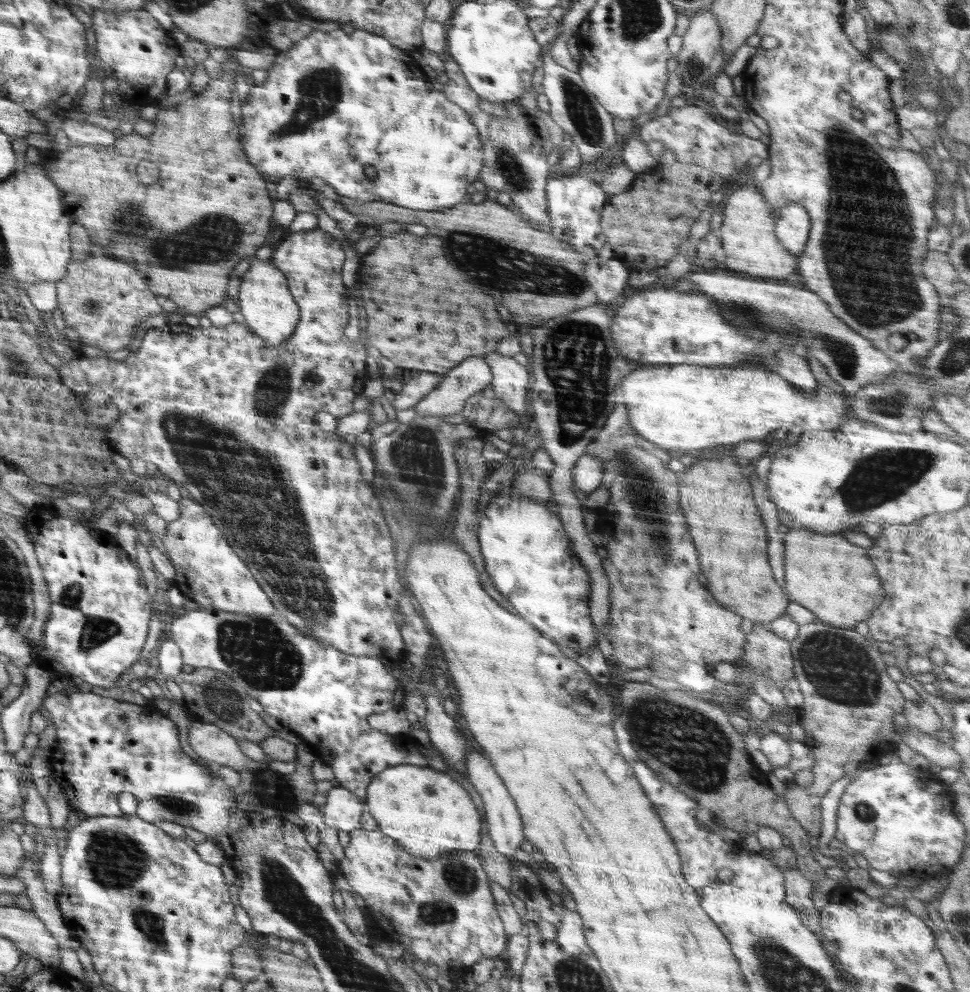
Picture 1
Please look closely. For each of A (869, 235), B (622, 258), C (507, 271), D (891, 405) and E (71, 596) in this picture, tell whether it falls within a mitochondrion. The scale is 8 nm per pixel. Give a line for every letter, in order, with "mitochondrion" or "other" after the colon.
A: mitochondrion
B: other
C: mitochondrion
D: mitochondrion
E: mitochondrion

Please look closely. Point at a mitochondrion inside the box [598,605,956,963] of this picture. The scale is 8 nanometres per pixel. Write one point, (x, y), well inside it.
(705, 760)

